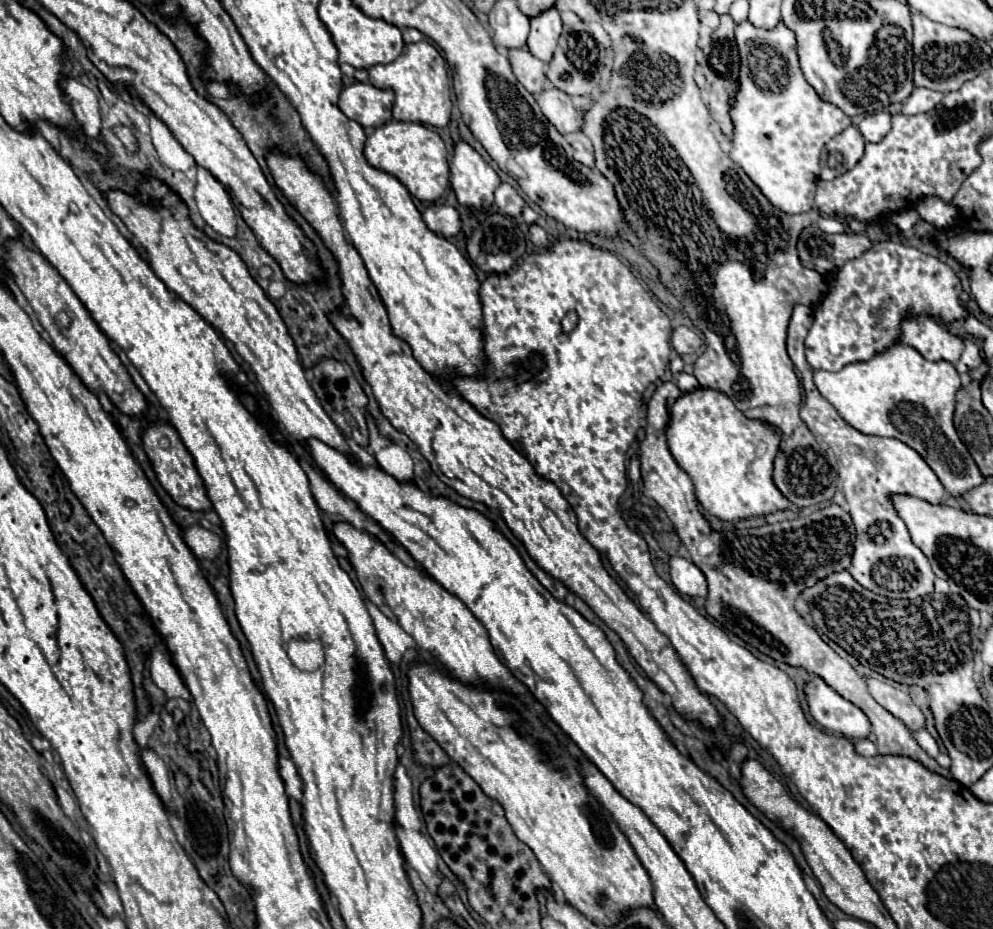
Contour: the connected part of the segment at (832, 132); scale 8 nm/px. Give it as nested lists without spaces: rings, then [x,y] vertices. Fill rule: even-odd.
[[[743,22],[735,28],[735,36],[741,52],[741,86],[731,108],[735,134],[729,156],[745,170],[745,174],[777,210],[785,214],[809,212],[815,206],[813,198],[819,180],[819,154],[833,136],[841,134],[841,130],[851,124],[851,118],[835,104],[823,102],[807,84],[795,52],[795,34],[785,24],[779,24],[775,30],[761,30]]]

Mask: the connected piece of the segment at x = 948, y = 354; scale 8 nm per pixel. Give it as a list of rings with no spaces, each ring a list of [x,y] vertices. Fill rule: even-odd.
[[[907,318],[901,342],[913,346],[929,362],[945,360],[957,364],[963,352],[963,340],[929,318]]]

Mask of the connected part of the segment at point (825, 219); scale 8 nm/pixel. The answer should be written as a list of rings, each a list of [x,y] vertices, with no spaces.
[[[821,216],[819,222],[817,222],[817,226],[819,226],[823,232],[827,232],[827,234],[837,234],[837,232],[843,232],[843,230],[845,230],[845,228],[843,228],[843,222],[837,220],[837,218],[831,218],[831,216]]]

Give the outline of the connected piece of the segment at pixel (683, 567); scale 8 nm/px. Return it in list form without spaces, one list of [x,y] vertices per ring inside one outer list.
[[[671,556],[669,558],[669,574],[671,574],[671,582],[679,594],[691,596],[691,598],[707,596],[705,576],[693,562],[687,562],[681,556]]]

